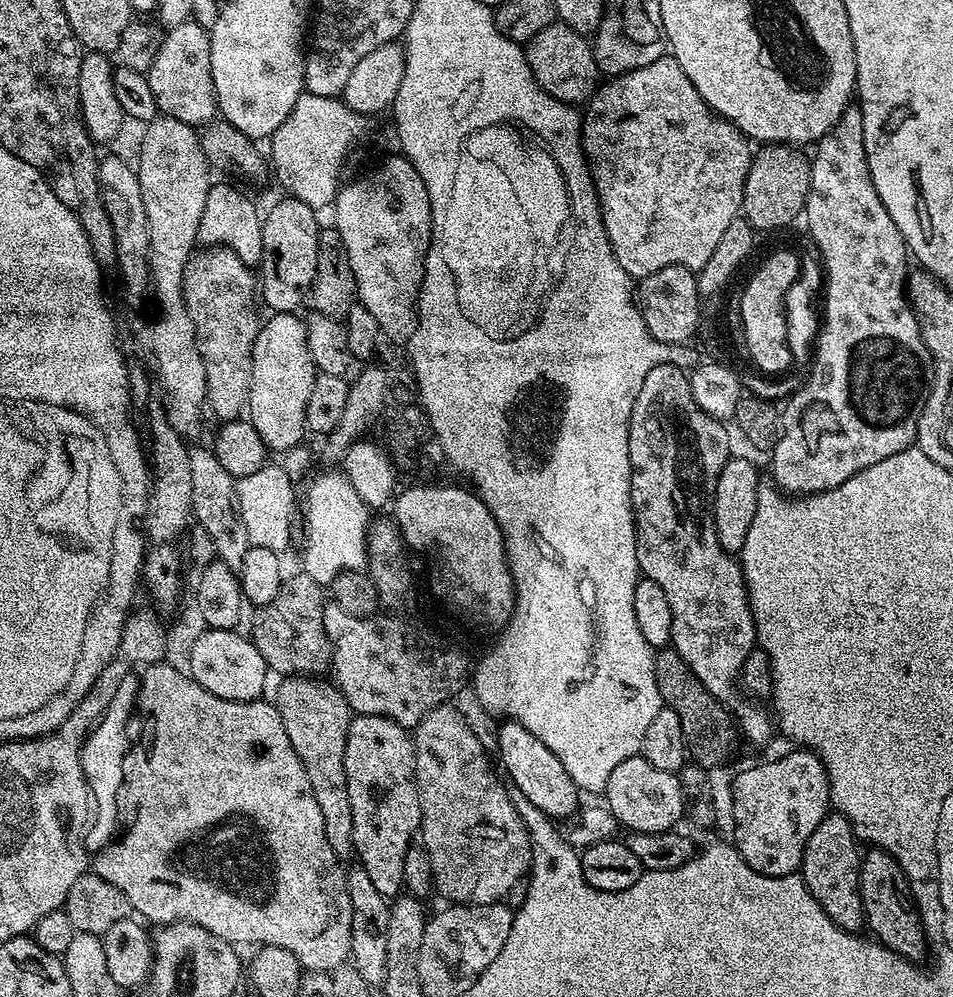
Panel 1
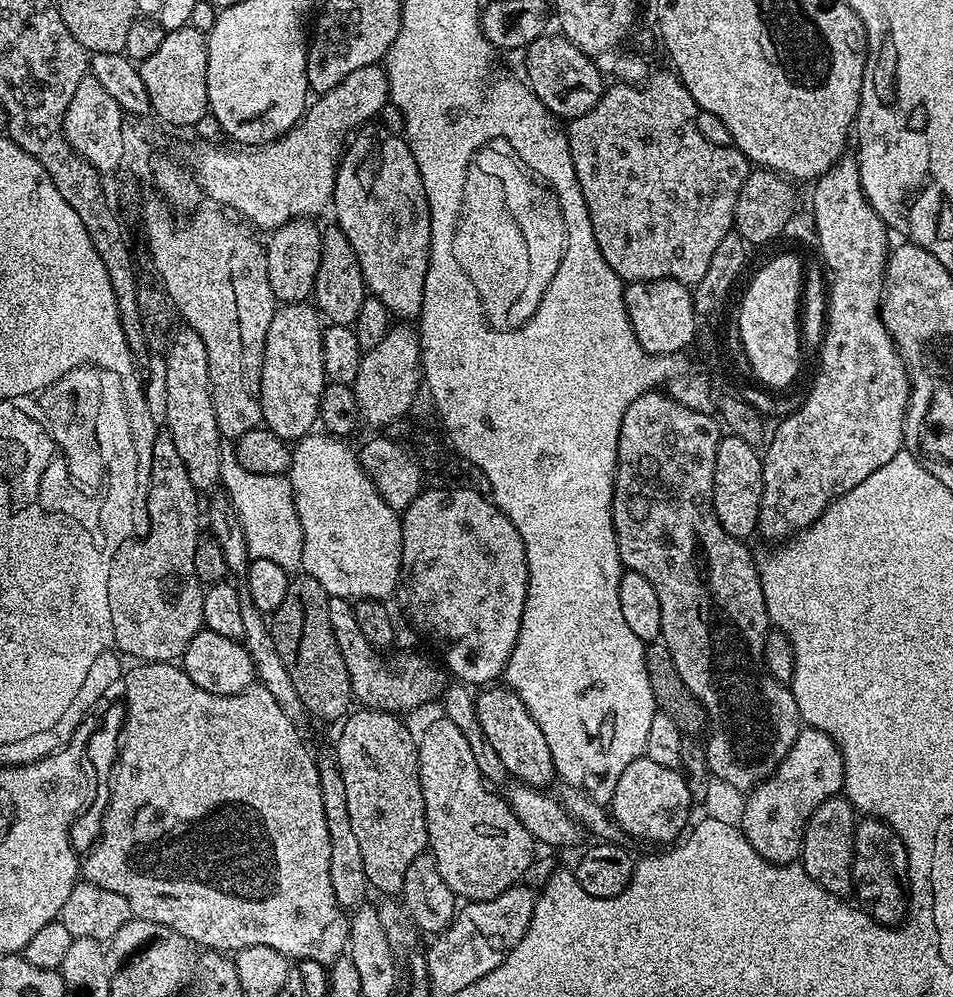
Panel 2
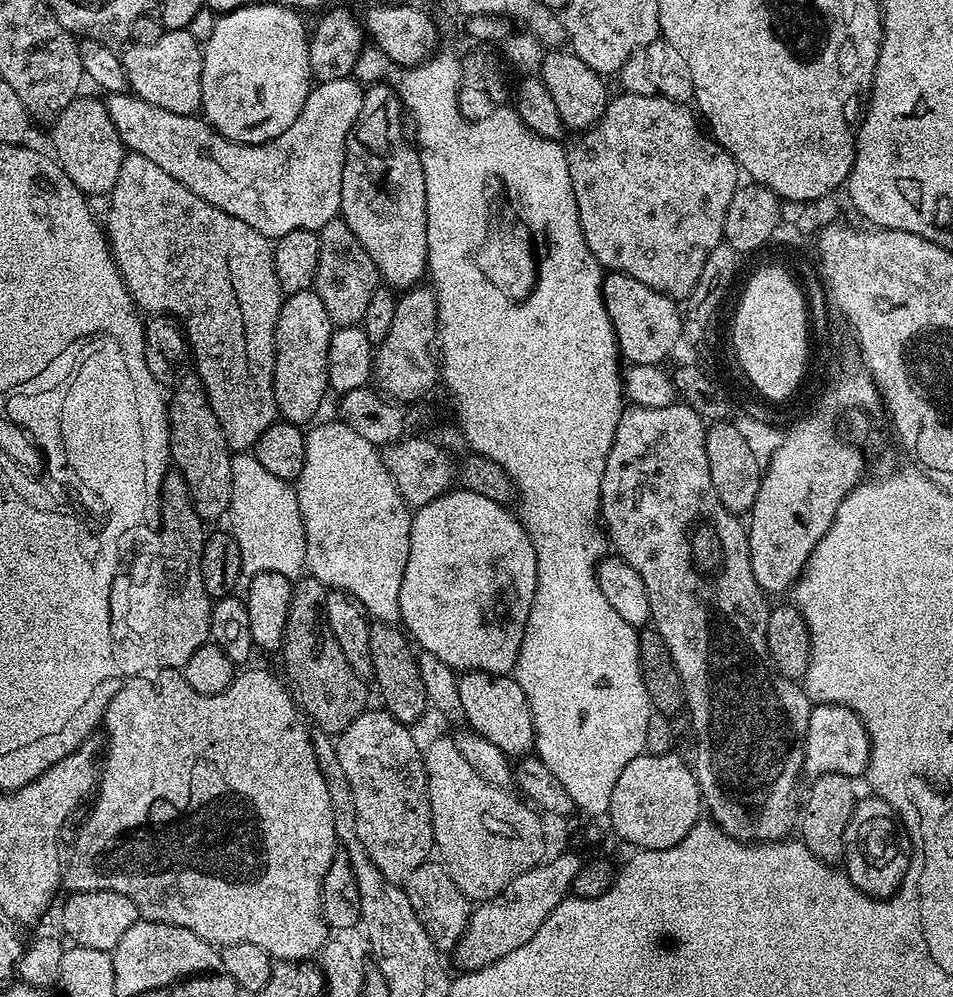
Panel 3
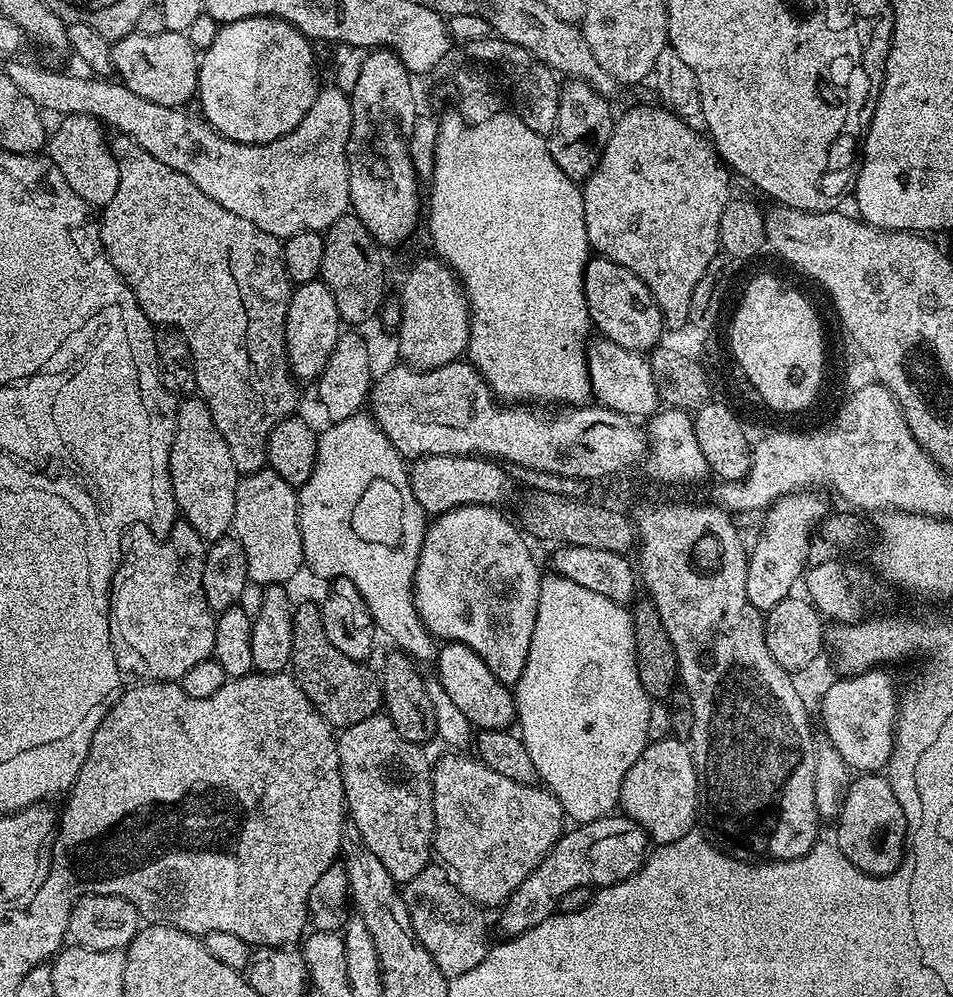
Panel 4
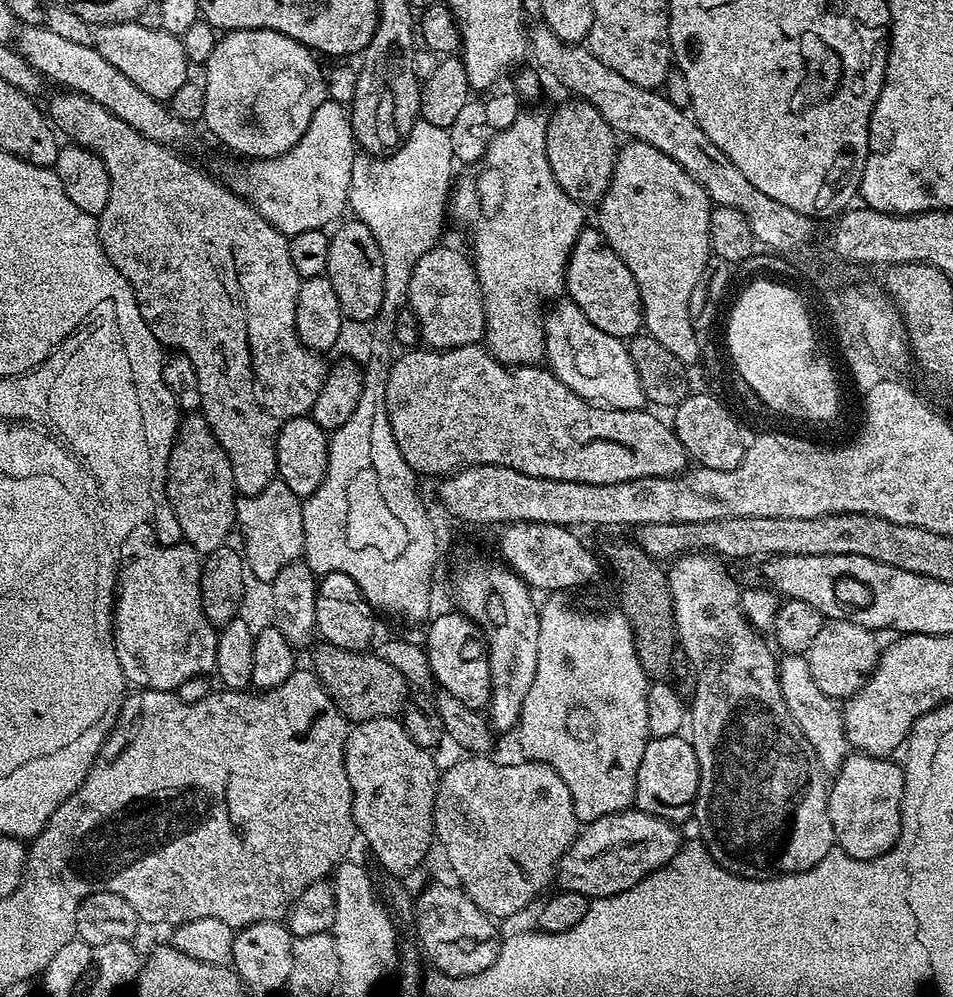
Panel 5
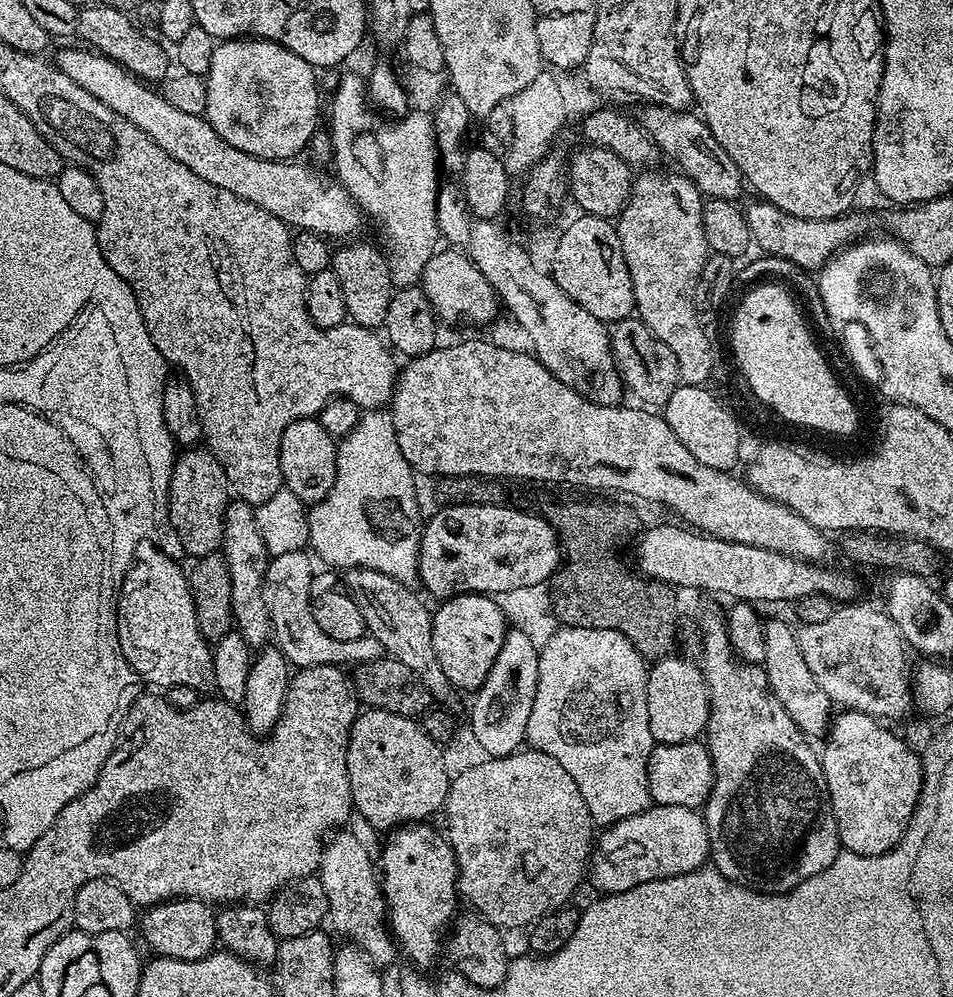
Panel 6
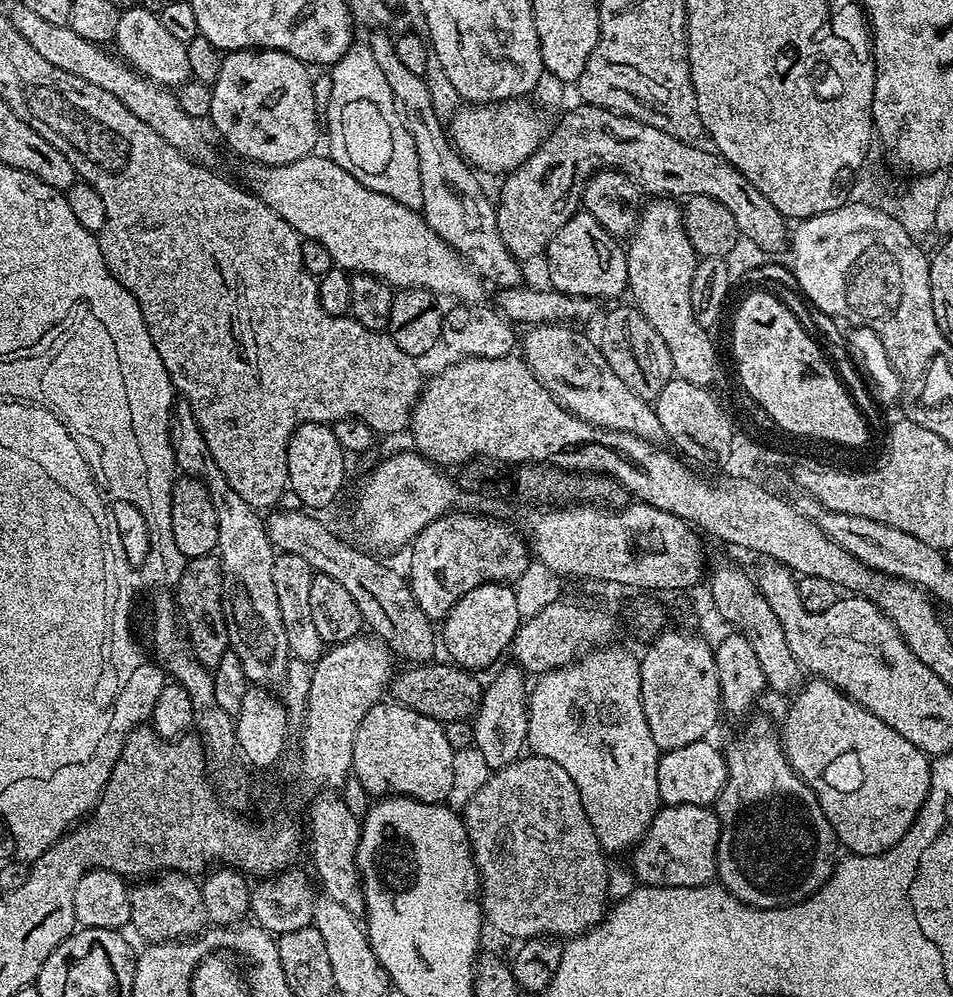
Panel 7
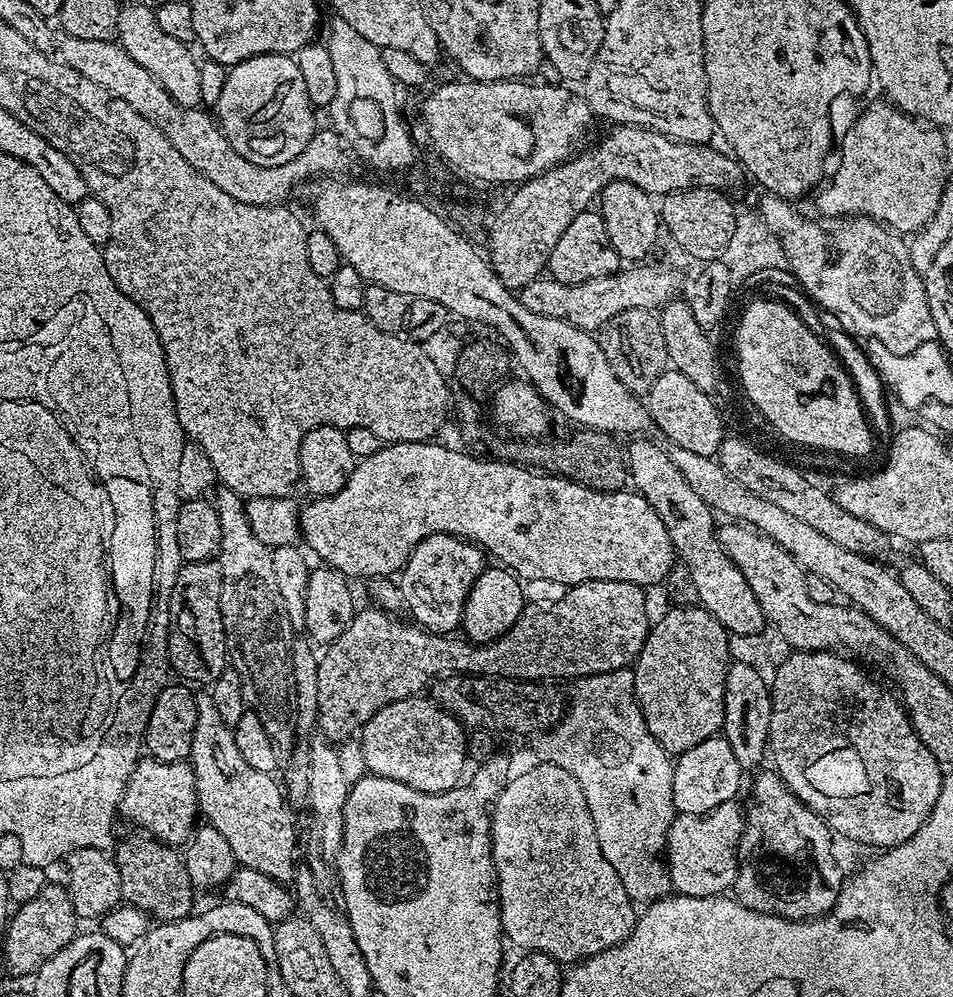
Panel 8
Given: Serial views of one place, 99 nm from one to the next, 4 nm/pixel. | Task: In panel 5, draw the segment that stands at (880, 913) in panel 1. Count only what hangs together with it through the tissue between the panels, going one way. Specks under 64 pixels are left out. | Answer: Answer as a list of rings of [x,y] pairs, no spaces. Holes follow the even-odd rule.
[[[849,754],[828,789],[828,813],[839,851],[859,860],[886,854],[900,837],[904,769],[895,759]]]

